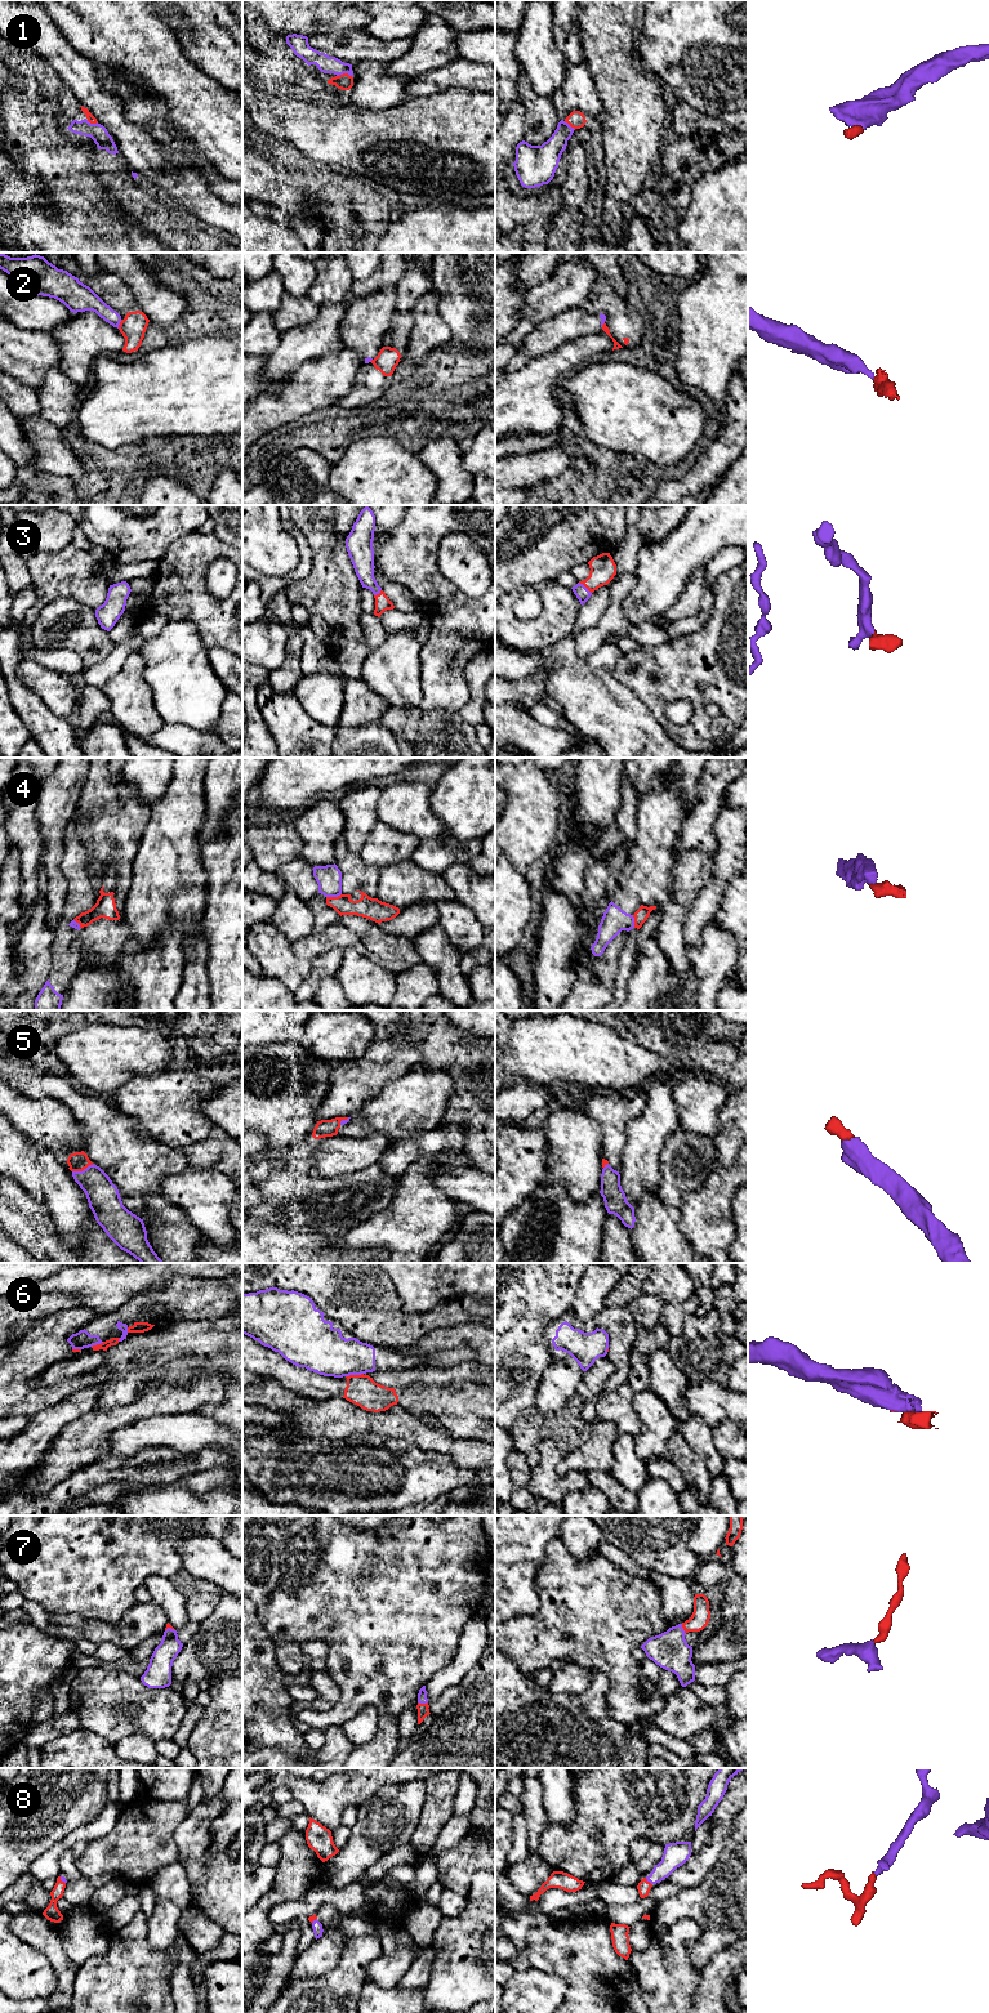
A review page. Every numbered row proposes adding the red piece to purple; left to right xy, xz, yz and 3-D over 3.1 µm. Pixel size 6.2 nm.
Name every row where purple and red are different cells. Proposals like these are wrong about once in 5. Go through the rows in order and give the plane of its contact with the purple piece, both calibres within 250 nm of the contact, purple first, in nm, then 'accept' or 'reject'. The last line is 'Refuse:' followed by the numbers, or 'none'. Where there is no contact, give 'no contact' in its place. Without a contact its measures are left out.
1: contact in xz; calibres 110 and 100 nm; accept
2: contact in xy; calibres 130 and 160 nm; reject
3: contact in yz; calibres 90 and 160 nm; accept
4: contact in xz; calibres 160 and 130 nm; reject
5: contact in xy; calibres 200 and 120 nm; accept
6: contact in xz; calibres 300 and 190 nm; reject
7: contact in xz; calibres 60 and 70 nm; accept
8: contact in yz; calibres 150 and 90 nm; accept
Refuse: 2, 4, 6

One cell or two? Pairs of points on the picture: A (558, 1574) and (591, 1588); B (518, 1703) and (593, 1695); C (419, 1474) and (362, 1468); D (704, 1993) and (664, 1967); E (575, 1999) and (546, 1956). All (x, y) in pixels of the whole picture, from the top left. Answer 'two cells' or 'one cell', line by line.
A: one cell
B: one cell
C: one cell
D: two cells
E: one cell

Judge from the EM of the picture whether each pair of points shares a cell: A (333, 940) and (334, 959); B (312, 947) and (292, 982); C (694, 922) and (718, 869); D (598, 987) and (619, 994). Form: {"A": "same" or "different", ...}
{"A": "different", "B": "different", "C": "same", "D": "different"}

